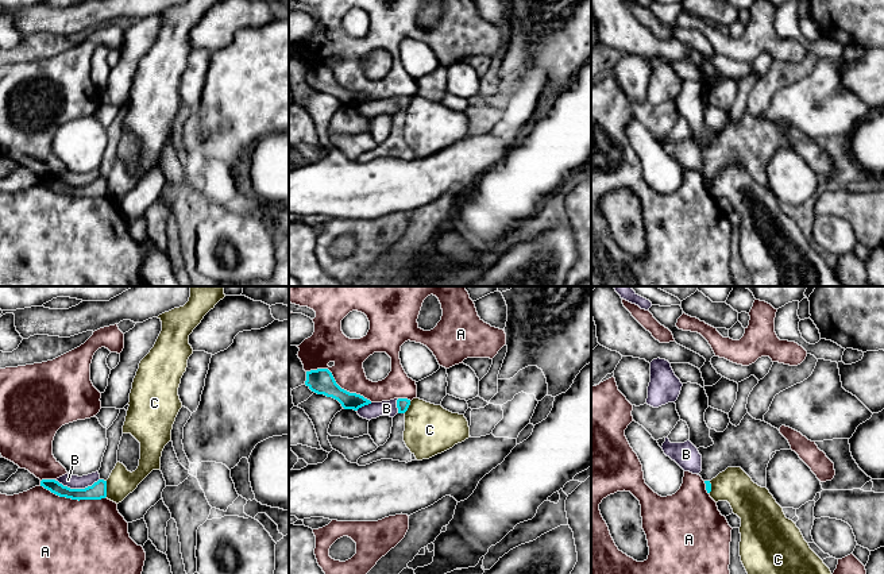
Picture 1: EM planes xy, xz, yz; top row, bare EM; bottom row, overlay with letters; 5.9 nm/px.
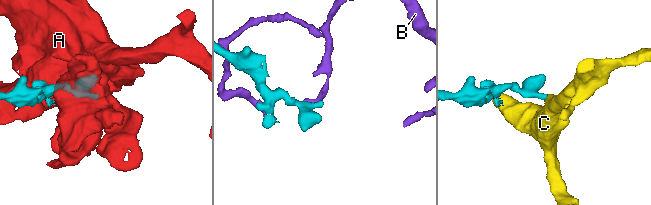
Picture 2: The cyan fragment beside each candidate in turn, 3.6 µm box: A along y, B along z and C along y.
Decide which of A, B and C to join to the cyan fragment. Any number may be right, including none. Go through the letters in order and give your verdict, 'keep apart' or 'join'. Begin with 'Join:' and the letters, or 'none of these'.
Join: none of these
A: keep apart
B: keep apart
C: keep apart

